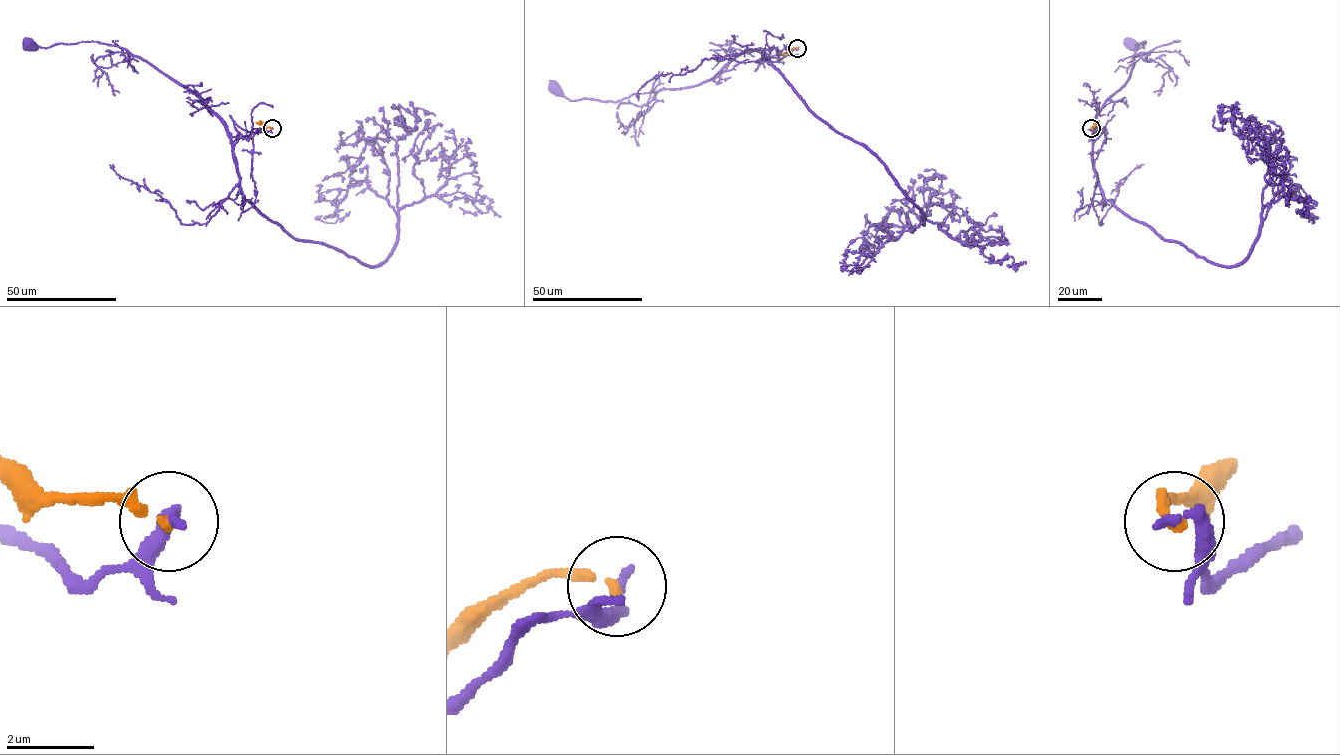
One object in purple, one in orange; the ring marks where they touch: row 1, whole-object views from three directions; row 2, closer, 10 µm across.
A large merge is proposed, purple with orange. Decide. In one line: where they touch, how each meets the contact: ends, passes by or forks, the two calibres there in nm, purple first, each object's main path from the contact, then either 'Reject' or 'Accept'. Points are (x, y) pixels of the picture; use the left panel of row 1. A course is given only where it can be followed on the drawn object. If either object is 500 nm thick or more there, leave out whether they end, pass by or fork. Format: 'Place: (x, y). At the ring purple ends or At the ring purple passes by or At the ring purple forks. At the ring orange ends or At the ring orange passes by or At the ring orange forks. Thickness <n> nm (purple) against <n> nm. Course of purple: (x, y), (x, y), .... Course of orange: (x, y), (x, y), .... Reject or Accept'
Place: (272, 128). At the ring purple ends. At the ring orange ends. Thickness 300 nm (purple) against 220 nm. Course of purple: (272, 128), (238, 132), (235, 143), (186, 87), (124, 49), (96, 42), (29, 43). Course of orange: (272, 128), (256, 122). Reject

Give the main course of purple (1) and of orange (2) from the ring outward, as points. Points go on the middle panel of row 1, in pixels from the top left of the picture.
1: (797, 48), (773, 62), (760, 49), (745, 51), (693, 86), (617, 101), (570, 100), (554, 87)
2: (797, 48), (787, 54), (781, 53)

